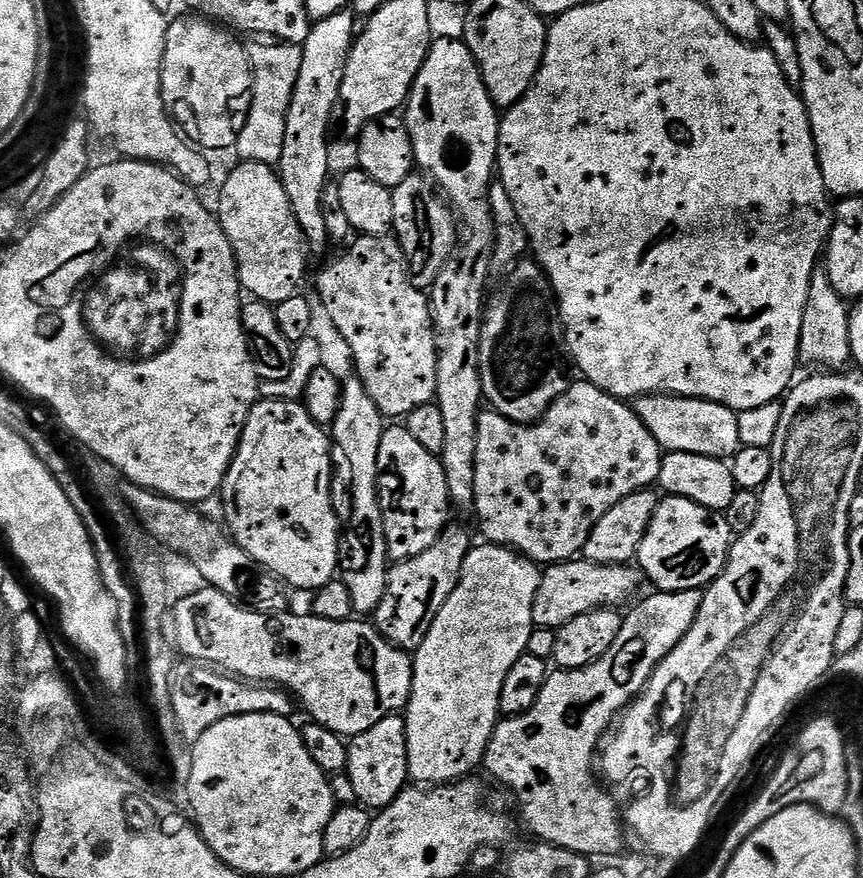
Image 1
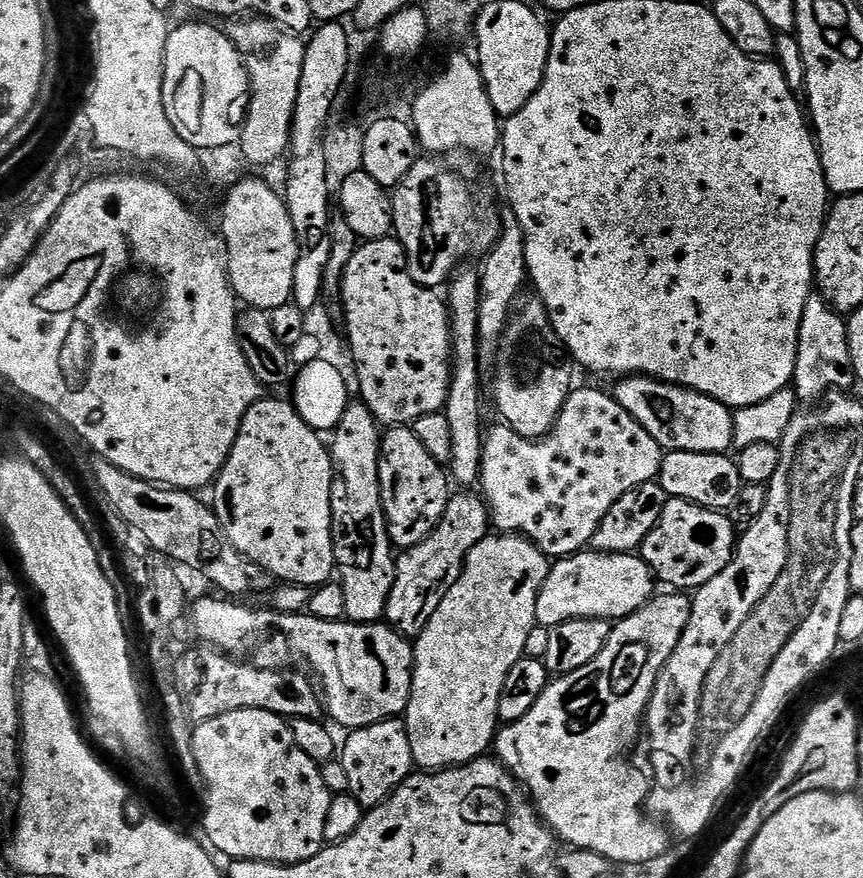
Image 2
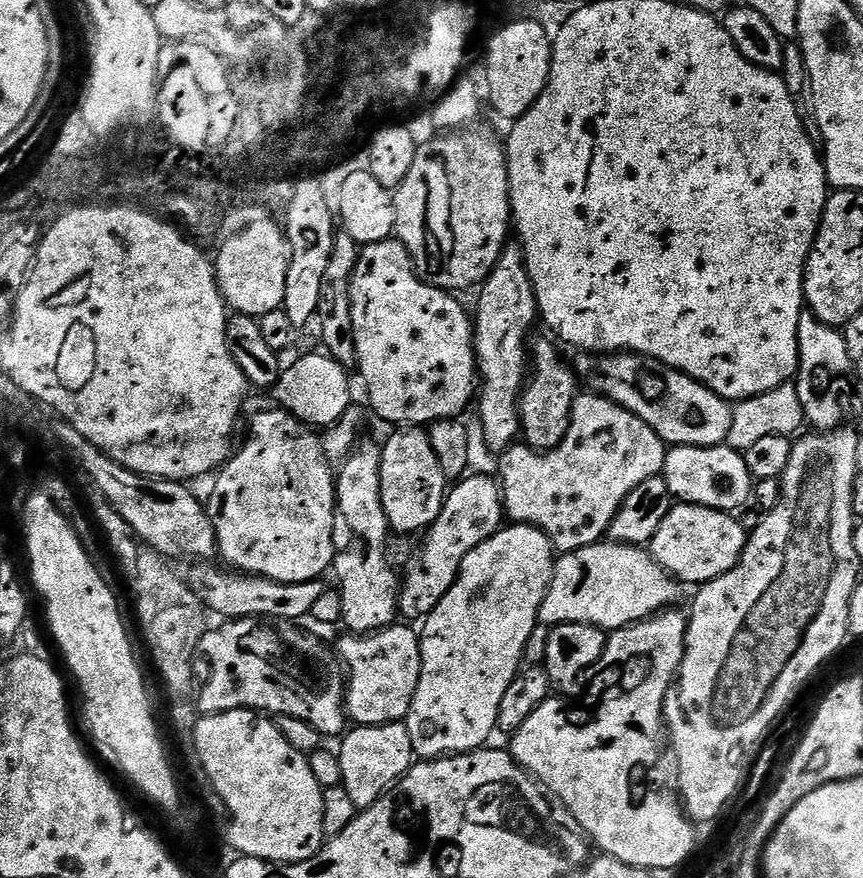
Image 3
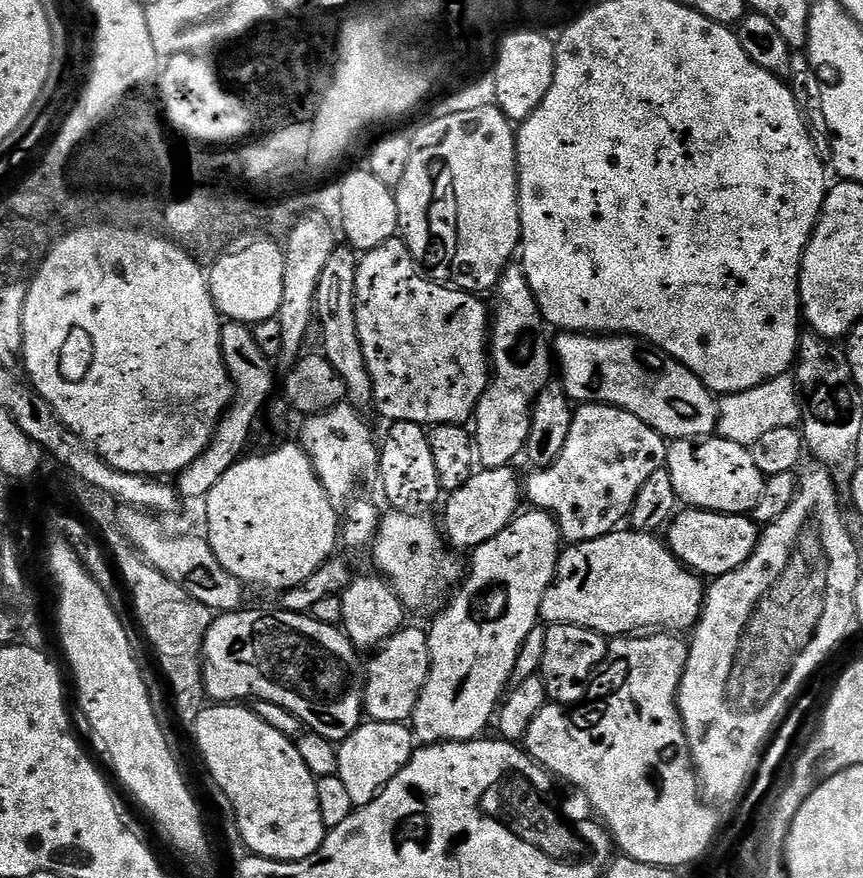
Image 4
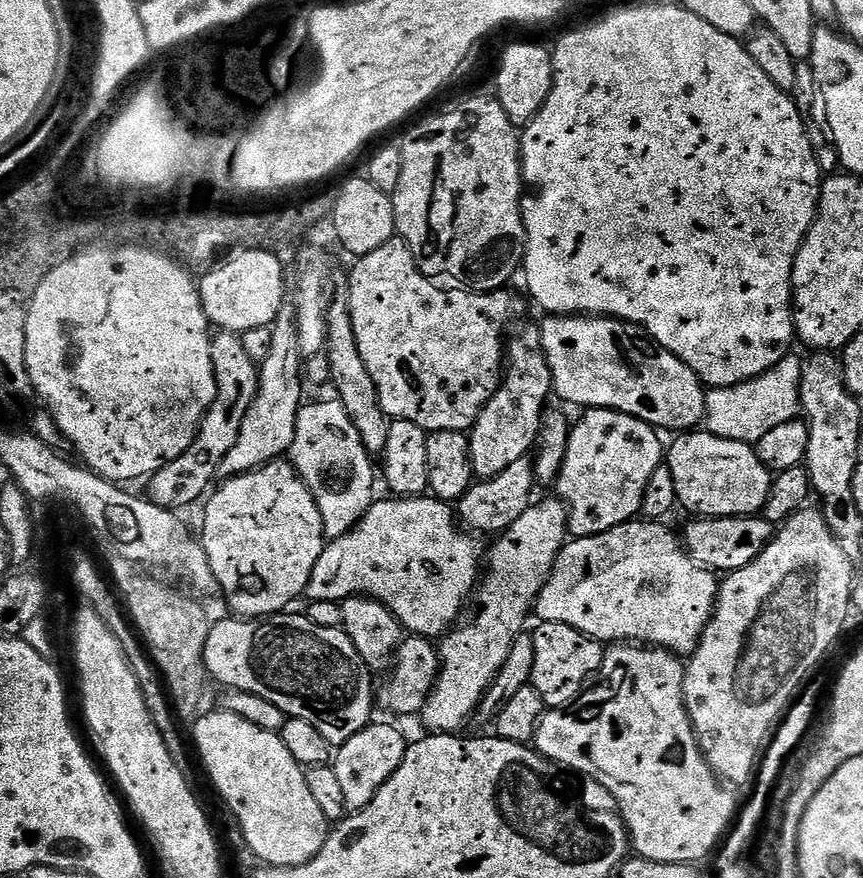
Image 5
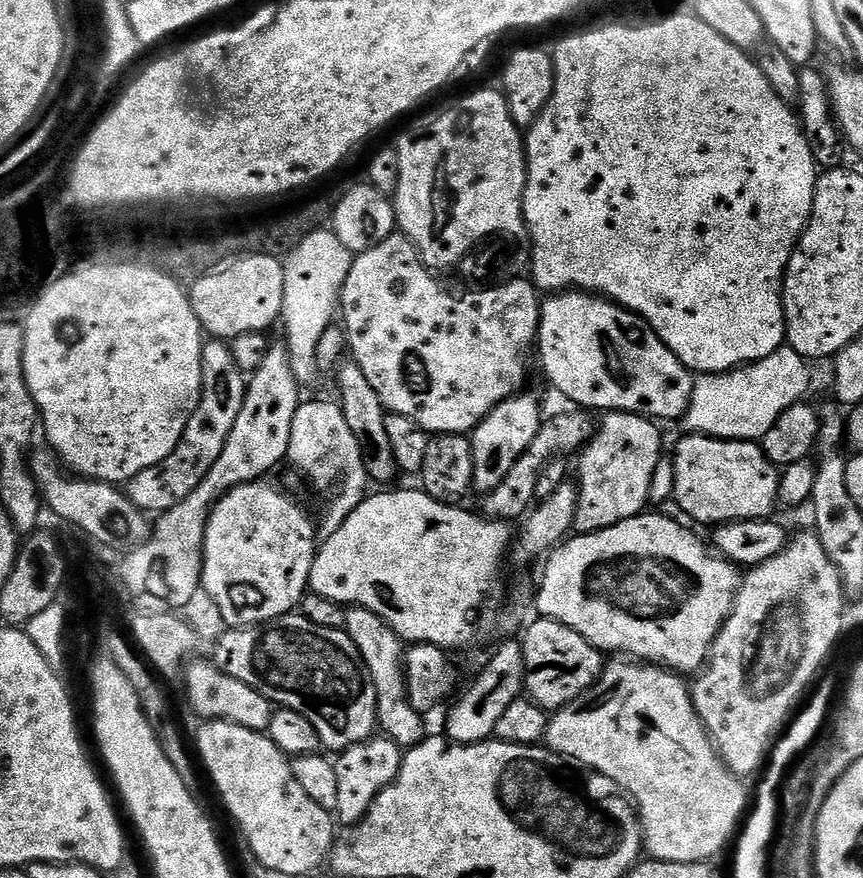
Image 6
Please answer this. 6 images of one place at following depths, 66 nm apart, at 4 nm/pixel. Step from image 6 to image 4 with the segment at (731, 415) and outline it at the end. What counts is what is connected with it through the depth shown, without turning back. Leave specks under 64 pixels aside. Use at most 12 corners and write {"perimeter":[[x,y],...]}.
{"perimeter":[[785,374],[719,401],[719,439],[750,446],[801,423]]}

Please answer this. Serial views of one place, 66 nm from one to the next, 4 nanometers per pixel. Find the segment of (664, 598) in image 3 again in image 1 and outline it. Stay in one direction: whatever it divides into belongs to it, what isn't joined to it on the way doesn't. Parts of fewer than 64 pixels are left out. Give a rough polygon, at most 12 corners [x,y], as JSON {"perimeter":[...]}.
{"perimeter":[[545,567],[532,623],[557,629],[635,594],[635,567]]}

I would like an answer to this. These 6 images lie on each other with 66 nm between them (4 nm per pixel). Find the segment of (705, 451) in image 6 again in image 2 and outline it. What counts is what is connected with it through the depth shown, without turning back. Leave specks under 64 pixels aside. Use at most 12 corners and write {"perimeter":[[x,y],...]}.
{"perimeter":[[670,452],[659,484],[670,498],[731,510],[744,479],[731,455]]}

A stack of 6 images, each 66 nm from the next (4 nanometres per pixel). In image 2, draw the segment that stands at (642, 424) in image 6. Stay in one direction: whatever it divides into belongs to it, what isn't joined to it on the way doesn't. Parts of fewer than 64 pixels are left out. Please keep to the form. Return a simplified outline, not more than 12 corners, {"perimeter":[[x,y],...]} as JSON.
{"perimeter":[[577,387],[551,432],[484,436],[497,533],[591,545],[666,453],[615,395]]}

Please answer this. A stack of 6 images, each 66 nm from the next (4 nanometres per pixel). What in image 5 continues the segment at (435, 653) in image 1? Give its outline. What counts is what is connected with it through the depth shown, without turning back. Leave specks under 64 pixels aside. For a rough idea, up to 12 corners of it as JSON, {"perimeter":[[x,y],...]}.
{"perimeter":[[533,503],[486,556],[439,641],[429,733],[456,734],[525,631],[569,539]]}

